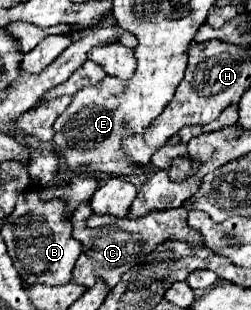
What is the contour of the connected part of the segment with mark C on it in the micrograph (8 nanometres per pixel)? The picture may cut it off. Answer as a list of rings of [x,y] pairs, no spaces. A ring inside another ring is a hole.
[[[86,203],[86,205],[80,205],[78,213],[74,213],[74,217],[72,217],[74,231],[88,233],[88,235],[80,237],[86,247],[82,249],[82,255],[76,261],[76,267],[72,269],[72,281],[76,285],[90,287],[90,285],[94,285],[94,281],[98,281],[98,277],[102,277],[102,281],[106,281],[108,289],[114,289],[120,283],[122,275],[130,267],[134,267],[136,263],[144,261],[146,255],[150,251],[154,251],[154,247],[158,243],[162,243],[162,241],[166,241],[170,237],[188,241],[192,245],[202,245],[200,235],[194,229],[190,229],[188,223],[186,223],[188,211],[184,207],[178,207],[178,209],[160,209],[160,211],[144,215],[144,217],[136,217],[136,219],[124,217],[124,219],[118,219],[116,223],[112,223],[108,227],[96,227],[96,229],[90,229],[86,225],[86,221],[88,221],[90,215],[92,215],[92,209],[90,209],[90,203]],[[94,231],[98,231],[98,237],[96,237]],[[92,233],[94,233],[94,237],[92,237]]]

